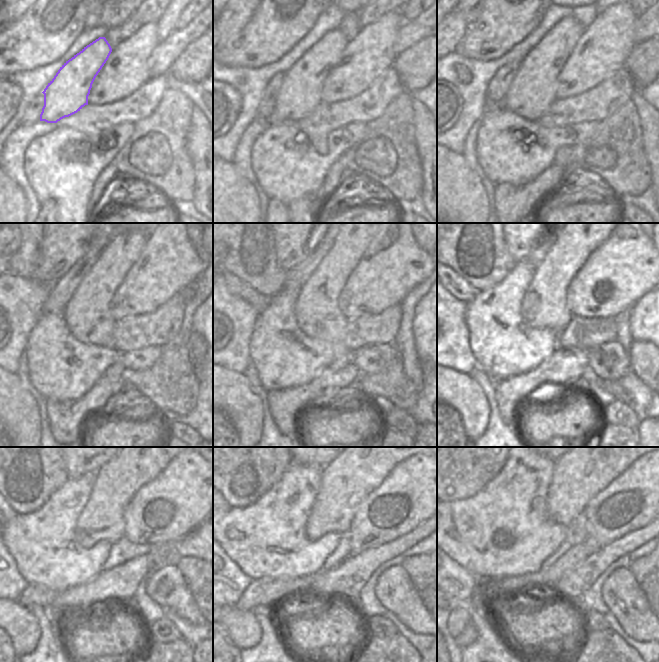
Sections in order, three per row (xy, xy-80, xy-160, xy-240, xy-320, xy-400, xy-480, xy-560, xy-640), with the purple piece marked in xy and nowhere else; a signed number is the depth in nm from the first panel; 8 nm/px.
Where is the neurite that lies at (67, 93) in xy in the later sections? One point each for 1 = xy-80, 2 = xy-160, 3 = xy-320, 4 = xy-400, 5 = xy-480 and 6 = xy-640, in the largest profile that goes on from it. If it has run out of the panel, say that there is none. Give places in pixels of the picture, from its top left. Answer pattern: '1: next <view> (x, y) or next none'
1: next xy-80 (299, 94)
2: next xy-160 (532, 91)
3: next xy-320 (316, 310)
4: next xy-400 (543, 306)
5: next xy-480 (102, 519)
6: next xy-640 (587, 467)

